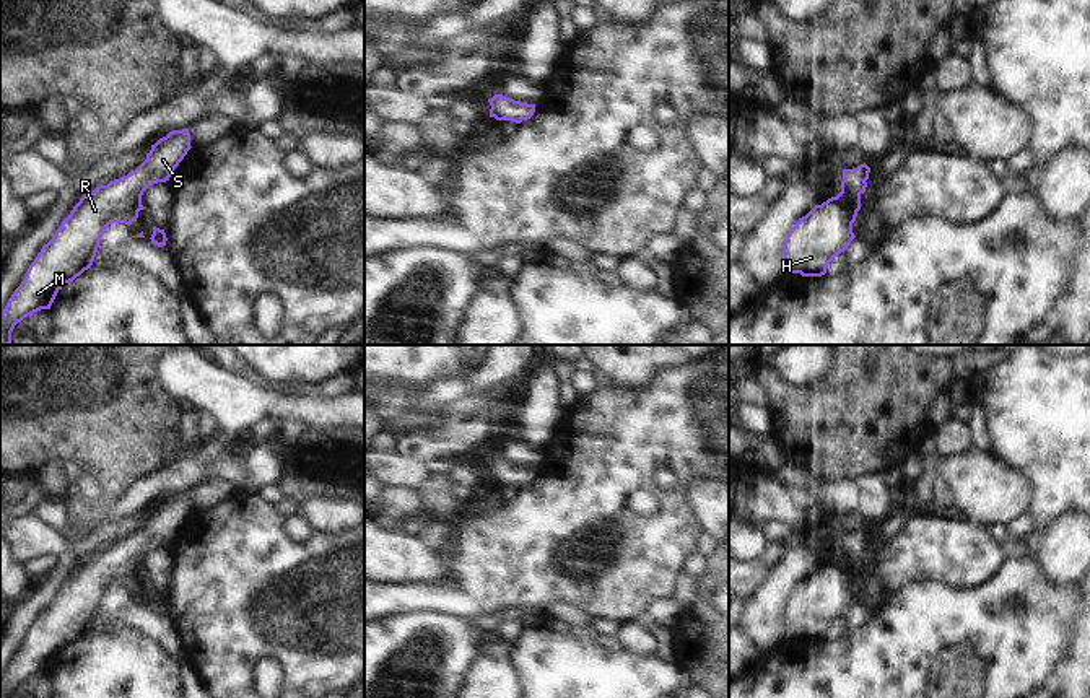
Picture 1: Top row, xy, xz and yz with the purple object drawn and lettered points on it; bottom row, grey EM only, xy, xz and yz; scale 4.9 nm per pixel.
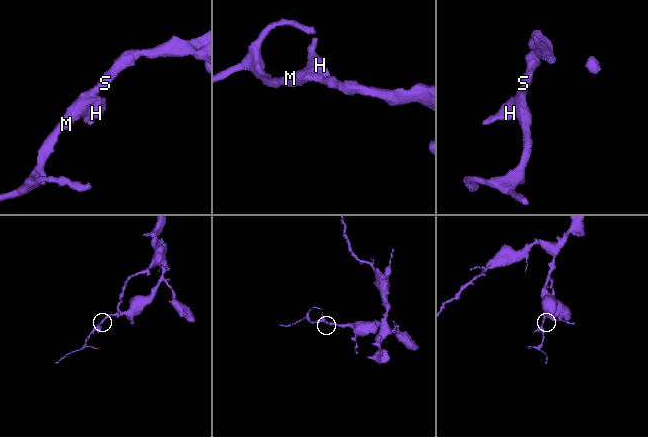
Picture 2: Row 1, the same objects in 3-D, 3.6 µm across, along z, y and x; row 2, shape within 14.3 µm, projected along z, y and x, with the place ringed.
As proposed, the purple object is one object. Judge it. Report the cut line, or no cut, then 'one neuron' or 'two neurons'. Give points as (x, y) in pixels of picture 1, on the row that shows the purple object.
no cut | one neuron

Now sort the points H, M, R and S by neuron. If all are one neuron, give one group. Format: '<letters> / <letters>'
H M R S

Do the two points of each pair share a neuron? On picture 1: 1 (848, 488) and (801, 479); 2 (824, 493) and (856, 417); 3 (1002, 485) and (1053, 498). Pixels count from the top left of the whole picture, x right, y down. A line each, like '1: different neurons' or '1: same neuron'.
1: same neuron
2: different neurons
3: different neurons

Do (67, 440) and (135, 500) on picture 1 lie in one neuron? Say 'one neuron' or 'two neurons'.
two neurons

